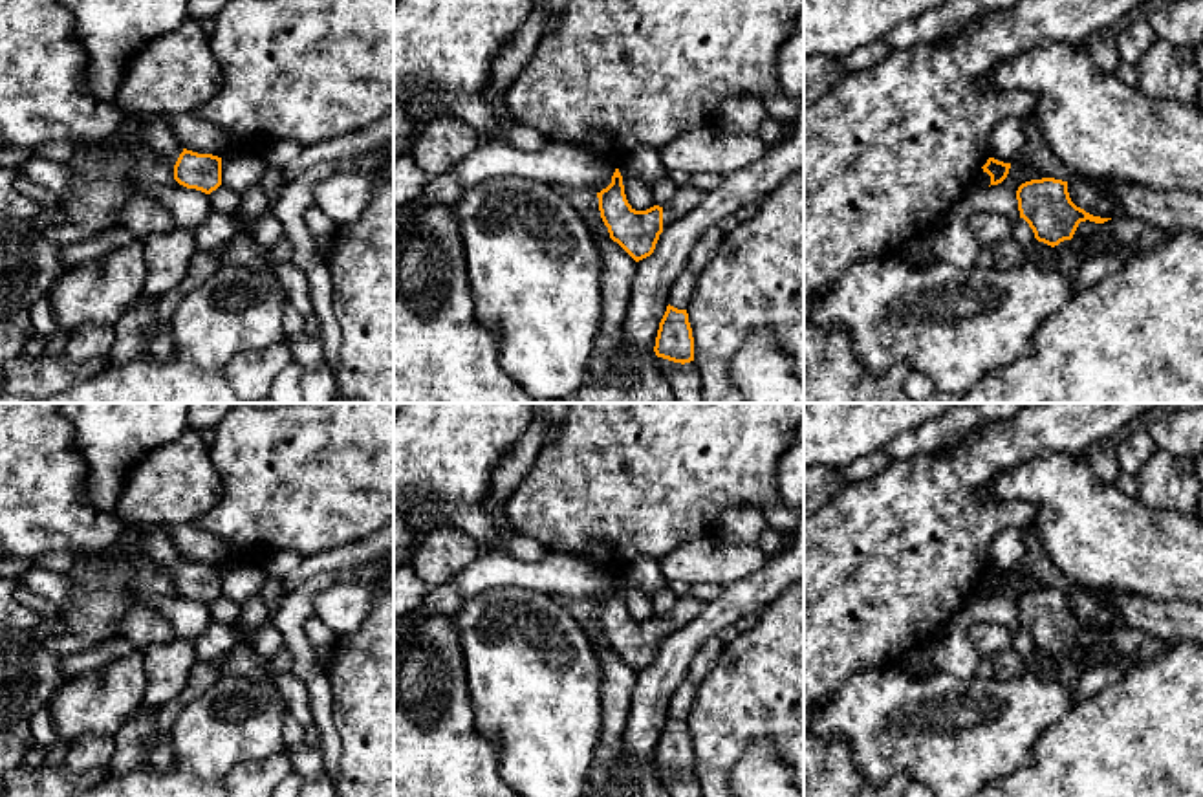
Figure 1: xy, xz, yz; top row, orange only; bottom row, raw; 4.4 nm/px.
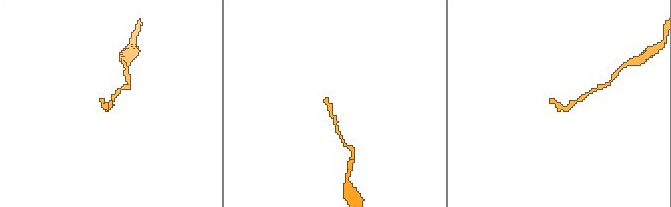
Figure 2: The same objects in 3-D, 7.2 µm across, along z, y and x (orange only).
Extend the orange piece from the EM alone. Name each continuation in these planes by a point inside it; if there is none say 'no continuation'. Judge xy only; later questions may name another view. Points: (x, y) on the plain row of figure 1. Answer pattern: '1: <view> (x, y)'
1: xy (156, 548)

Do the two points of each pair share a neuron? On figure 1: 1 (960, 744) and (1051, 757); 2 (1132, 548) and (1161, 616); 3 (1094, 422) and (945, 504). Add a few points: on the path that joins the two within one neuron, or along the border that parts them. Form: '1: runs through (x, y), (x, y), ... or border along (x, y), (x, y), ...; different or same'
1: border along (1059, 720), (1042, 733), (1029, 763), (998, 777); different
2: border along (1112, 589), (1183, 601); different
3: runs through (1057, 422), (1007, 442), (982, 468); same

